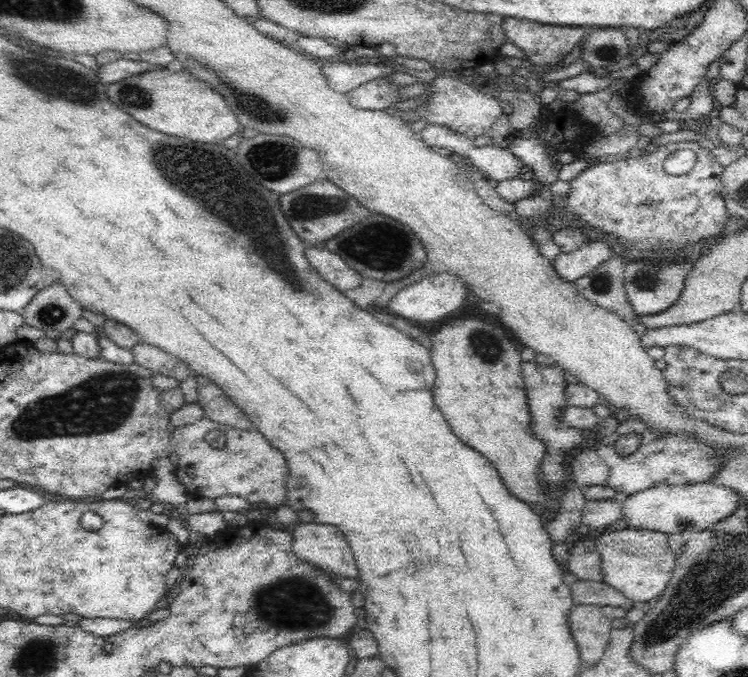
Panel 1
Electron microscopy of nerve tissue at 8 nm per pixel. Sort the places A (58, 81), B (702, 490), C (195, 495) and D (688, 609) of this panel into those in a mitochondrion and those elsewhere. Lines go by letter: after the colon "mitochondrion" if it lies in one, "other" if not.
A: mitochondrion
B: other
C: other
D: mitochondrion

